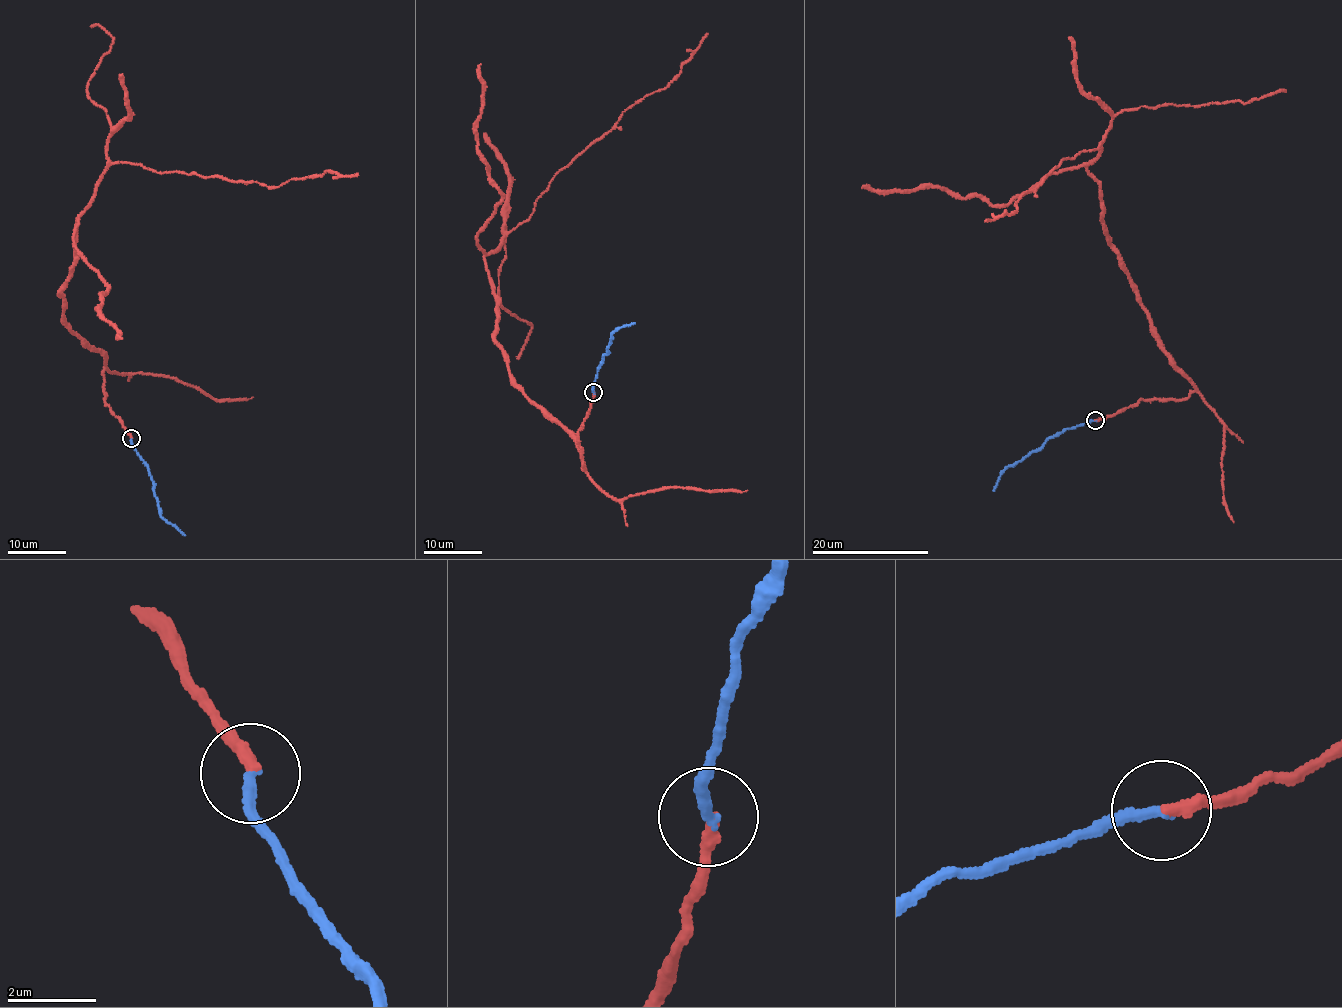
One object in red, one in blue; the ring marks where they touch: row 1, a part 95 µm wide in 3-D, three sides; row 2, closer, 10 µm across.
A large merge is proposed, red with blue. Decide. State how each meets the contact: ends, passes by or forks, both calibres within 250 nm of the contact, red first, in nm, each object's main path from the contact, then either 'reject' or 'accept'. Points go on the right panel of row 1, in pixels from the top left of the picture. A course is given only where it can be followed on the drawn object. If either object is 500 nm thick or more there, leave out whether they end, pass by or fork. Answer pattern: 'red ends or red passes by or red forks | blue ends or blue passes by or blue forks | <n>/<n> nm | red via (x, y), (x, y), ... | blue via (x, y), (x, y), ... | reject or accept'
red ends | blue ends | 280/260 nm | red via (1094, 419), (1195, 391), (1111, 244), (1100, 184), (1086, 165), (1104, 140), (1063, 159), (1014, 214), (985, 221) | blue via (1094, 419), (1049, 436), (1035, 450), (1006, 467), (993, 491) | accept

